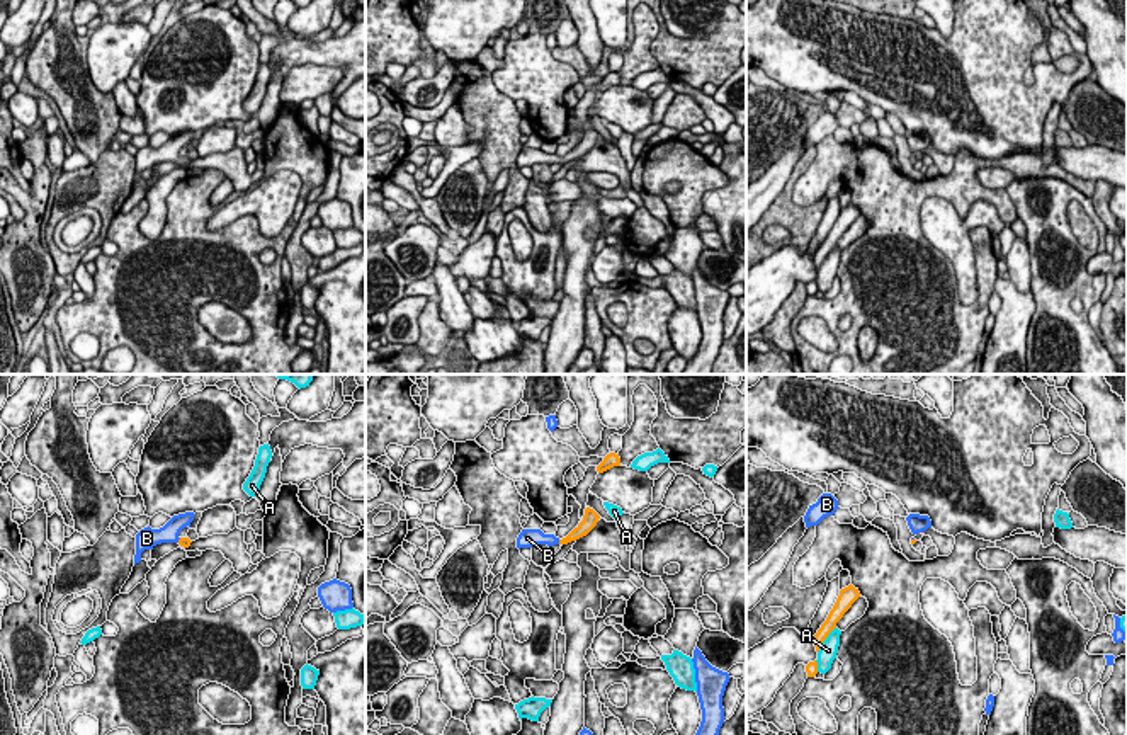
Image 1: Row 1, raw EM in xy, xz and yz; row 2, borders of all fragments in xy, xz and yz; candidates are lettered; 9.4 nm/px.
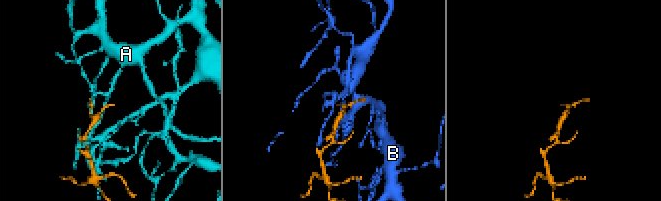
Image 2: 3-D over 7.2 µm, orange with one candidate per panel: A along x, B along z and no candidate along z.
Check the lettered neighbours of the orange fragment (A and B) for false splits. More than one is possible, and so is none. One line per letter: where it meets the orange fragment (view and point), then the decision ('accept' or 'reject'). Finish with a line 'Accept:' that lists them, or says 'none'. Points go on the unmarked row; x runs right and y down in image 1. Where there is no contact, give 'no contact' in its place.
A: contact yz (825, 257); reject
B: contact xz (560, 160); accept
Accept: B

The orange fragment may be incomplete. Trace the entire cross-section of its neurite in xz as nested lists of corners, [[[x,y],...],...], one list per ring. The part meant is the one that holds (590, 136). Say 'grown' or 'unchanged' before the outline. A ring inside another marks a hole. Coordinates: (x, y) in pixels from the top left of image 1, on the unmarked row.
grown; [[[586,126],[583,140],[563,158],[556,157],[554,153],[544,153],[541,148],[522,148],[517,157],[517,167],[532,167],[534,163],[568,163],[586,155],[598,141],[600,134]]]

